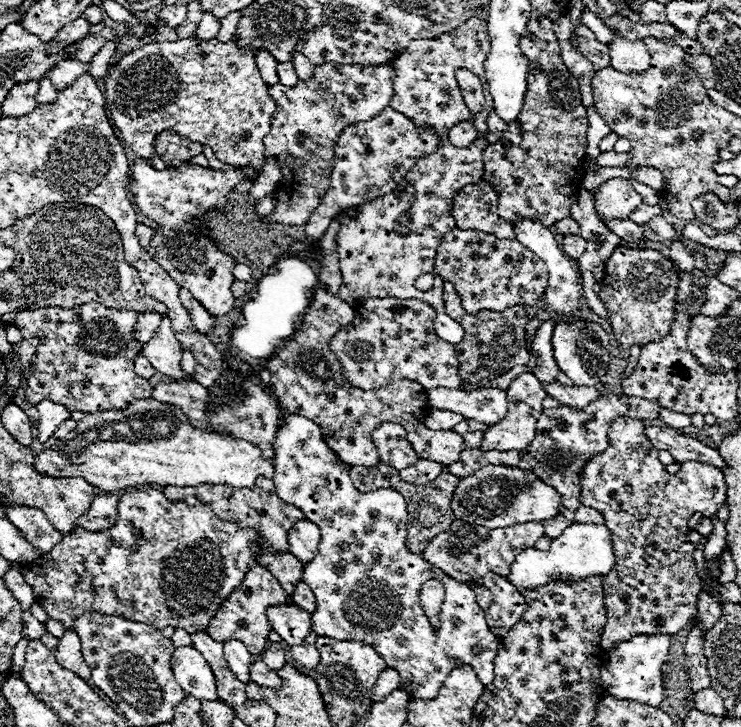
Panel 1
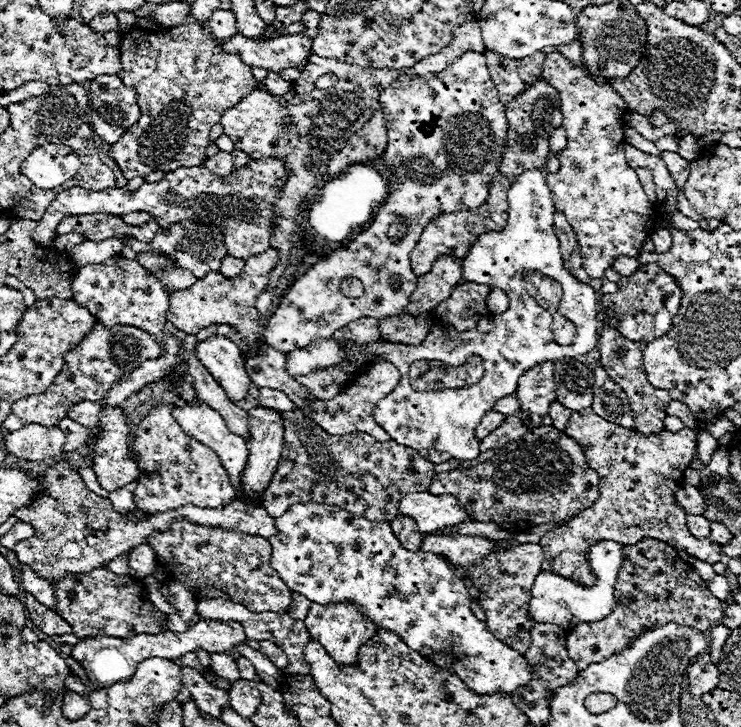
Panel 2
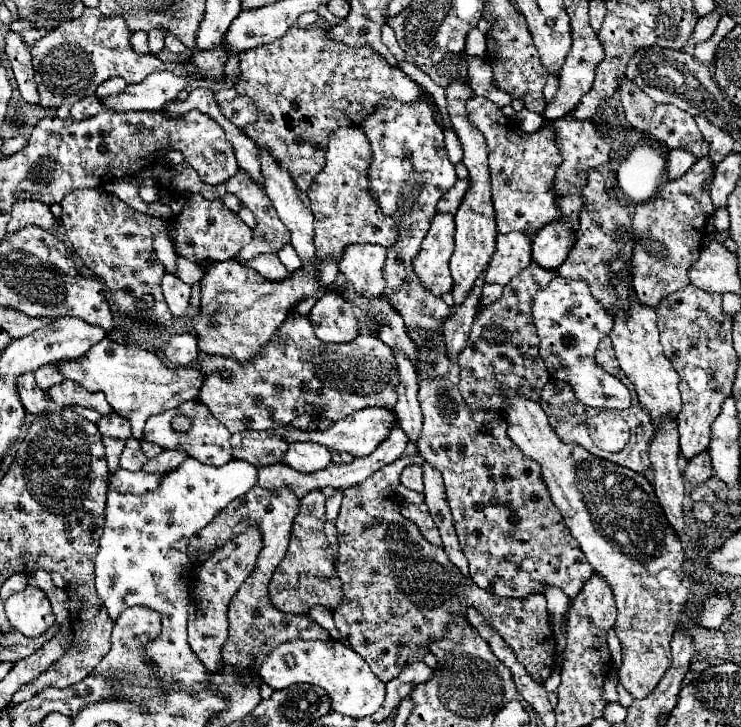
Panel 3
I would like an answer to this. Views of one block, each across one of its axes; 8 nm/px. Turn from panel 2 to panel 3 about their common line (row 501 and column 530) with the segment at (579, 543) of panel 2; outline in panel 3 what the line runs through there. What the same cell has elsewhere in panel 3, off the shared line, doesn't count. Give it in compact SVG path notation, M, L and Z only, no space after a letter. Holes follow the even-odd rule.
M420 452L402 456L362 484L344 490L342 508L336 520L340 544L336 572L342 580L344 604L332 612L340 636L368 662L370 670L374 670L382 682L390 682L408 662L428 652L430 640L442 638L454 614L462 614L464 618L466 606L474 606L482 618L502 634L502 640L514 650L528 674L538 684L544 684L554 670L556 658L546 598L542 594L528 598L498 598L474 586L470 578L462 578L462 572L450 562L442 546L426 542L418 526L402 518L398 510L402 498L396 488L400 486L402 470L410 464L426 464L426 460Z

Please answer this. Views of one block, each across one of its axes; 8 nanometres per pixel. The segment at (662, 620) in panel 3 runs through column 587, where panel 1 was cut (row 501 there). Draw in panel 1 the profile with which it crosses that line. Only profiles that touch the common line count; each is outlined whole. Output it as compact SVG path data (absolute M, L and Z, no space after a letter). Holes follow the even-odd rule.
M488 464L474 472L468 478L462 478L452 494L452 514L470 524L482 524L488 528L506 528L514 524L524 524L526 520L550 520L558 514L560 496L552 486L540 482L534 474L510 468Z

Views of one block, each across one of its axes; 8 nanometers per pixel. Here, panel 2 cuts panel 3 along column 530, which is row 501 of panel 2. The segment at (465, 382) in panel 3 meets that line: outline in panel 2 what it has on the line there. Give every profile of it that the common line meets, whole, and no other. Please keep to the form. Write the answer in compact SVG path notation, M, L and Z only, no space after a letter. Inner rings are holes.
M300 408L282 412L286 456L278 464L270 490L264 492L264 508L278 518L290 504L318 500L322 504L338 504L350 512L368 516L372 521L390 522L398 513L402 496L424 492L434 478L434 464L394 440L378 442L366 432L332 436L314 420L306 418Z

